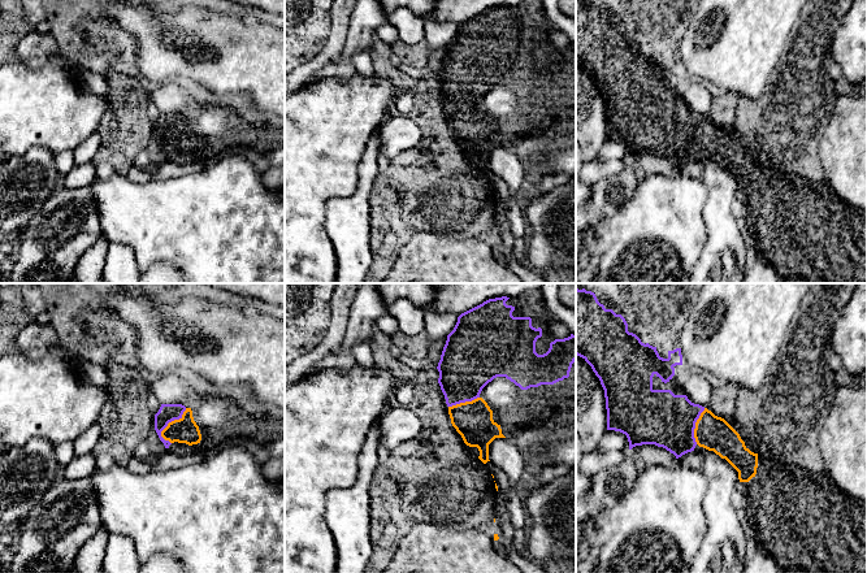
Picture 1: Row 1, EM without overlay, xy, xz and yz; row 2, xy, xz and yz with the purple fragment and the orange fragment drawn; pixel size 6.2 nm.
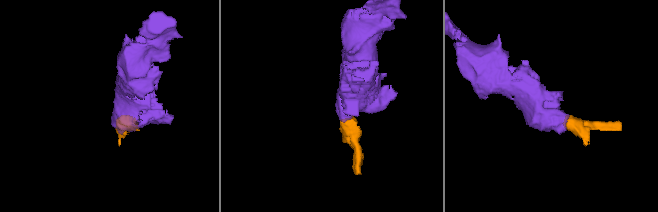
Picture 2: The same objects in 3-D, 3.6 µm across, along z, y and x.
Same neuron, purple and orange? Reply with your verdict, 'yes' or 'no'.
yes

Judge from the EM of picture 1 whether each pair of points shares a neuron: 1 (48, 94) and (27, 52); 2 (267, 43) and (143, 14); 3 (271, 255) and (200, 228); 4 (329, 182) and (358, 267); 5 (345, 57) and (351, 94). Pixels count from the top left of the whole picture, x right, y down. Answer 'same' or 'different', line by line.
1: different
2: same
3: same
4: different
5: different

